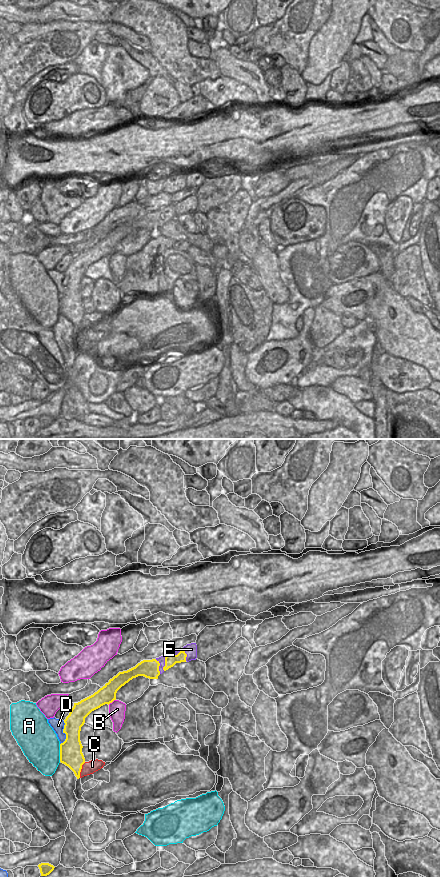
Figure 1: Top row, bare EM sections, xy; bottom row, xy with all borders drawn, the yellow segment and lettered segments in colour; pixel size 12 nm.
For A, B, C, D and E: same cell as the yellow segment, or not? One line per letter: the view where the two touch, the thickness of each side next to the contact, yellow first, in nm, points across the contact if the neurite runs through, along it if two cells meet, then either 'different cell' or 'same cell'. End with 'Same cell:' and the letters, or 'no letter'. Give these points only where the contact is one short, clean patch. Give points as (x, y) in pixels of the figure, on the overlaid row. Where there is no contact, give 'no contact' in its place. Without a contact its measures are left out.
A: meets yellow in xy; 280 nm thick on the yellow side, 440 nm on the other; different cell
B: meets yellow in xy; 220 nm thick on the yellow side, 200 nm on the other; different cell
C: meets yellow in xy; 280 nm thick on the yellow side, 150 nm on the other; border along xy (85, 762), (82, 765), (79, 777); different cell
D: meets yellow in xy; 260 nm thick on the yellow side, 140 nm on the other; different cell
E: meets yellow in xy; 140 nm thick on the yellow side, 140 nm on the other; different cell
Same cell: no letter

